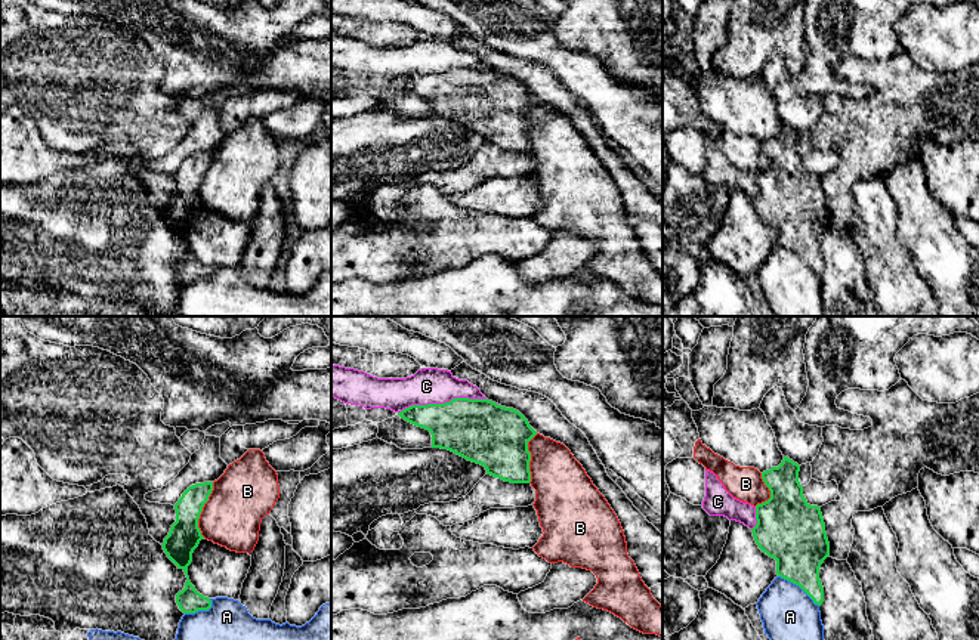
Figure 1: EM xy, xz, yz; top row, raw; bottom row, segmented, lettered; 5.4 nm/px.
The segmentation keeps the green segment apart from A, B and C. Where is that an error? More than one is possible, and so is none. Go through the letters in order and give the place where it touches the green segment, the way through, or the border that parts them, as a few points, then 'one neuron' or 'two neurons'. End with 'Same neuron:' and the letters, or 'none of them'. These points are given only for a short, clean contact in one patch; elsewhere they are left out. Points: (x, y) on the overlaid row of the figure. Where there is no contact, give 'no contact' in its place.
A: meets green in yz at (799, 586); two neurons
B: meets green in xy at (201, 510); two neurons
C: meets green in xz at (441, 404); two neurons
Same neuron: none of them

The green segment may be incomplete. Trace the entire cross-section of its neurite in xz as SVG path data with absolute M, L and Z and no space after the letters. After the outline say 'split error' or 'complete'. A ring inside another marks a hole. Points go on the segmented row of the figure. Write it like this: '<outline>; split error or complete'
M454 398L445 404L411 405L398 412L405 421L432 435L432 448L448 449L485 467L487 474L510 483L529 483L531 452L528 442L537 435L516 409L488 399Z; complete

